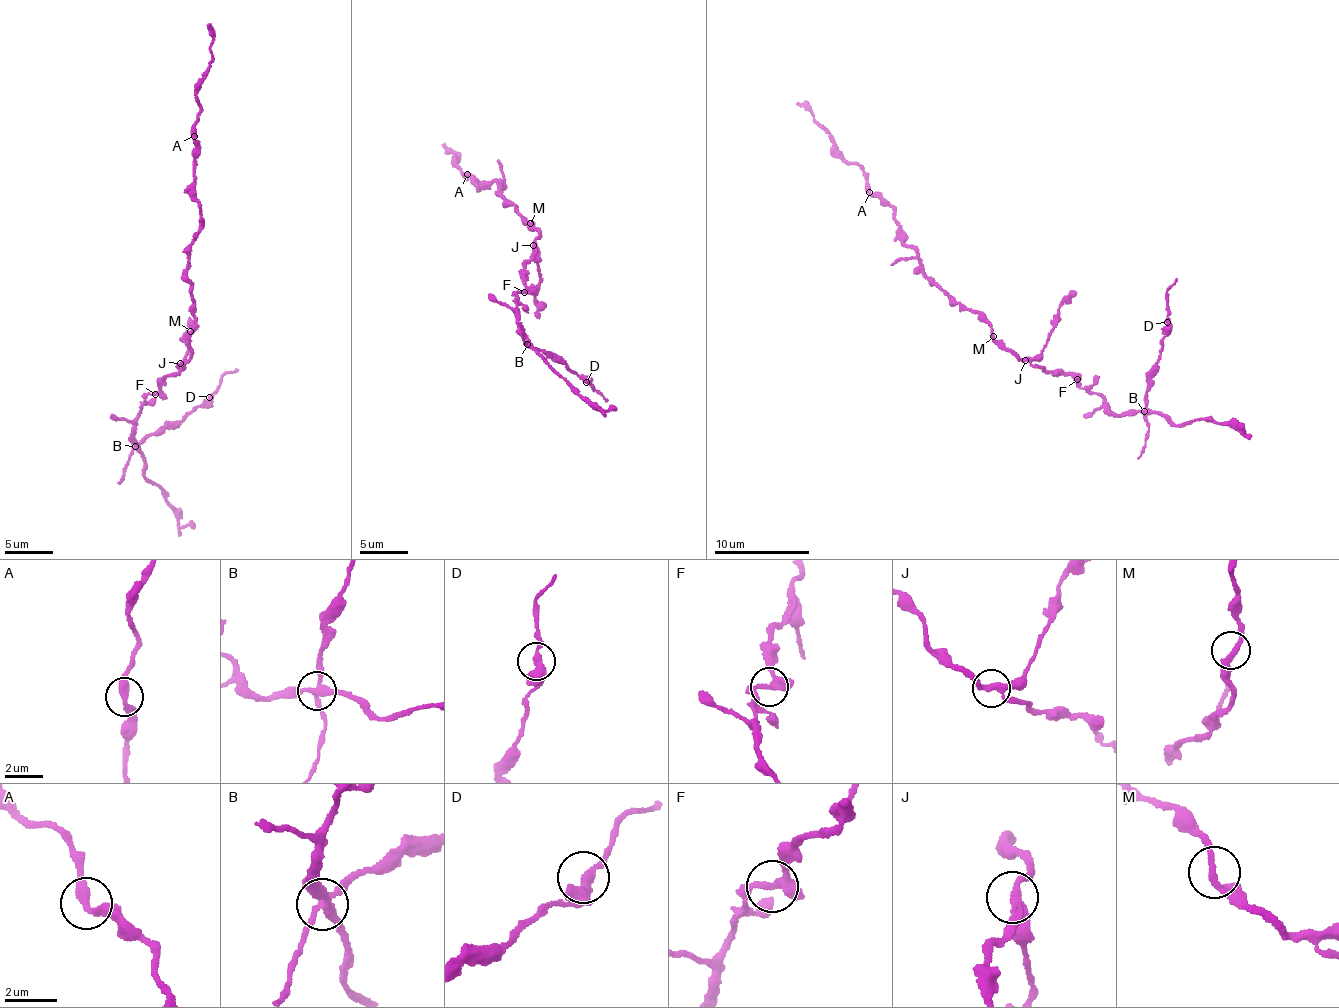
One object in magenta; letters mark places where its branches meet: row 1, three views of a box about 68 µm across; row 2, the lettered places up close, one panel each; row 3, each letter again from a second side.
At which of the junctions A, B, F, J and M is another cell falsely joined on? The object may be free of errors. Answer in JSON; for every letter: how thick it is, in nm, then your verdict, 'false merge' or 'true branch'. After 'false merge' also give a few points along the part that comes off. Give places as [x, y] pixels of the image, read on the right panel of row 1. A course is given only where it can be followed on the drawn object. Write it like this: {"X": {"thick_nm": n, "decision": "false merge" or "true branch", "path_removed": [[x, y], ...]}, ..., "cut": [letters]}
{"A": {"thick_nm": 320, "decision": "true branch"}, "B": {"thick_nm": 280, "decision": "false merge", "path_removed": [[1144, 411], [1167, 324], [1168, 291], [1176, 279]]}, "F": {"thick_nm": 300, "decision": "true branch"}, "J": {"thick_nm": 280, "decision": "true branch"}, "M": {"thick_nm": 260, "decision": "true branch"}, "cut": ["B"]}

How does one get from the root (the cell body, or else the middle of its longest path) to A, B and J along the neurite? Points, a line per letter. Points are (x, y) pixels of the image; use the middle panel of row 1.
A: (532, 221), (530, 225), (518, 208), (506, 203), (499, 184), (485, 182), (479, 190), (476, 178), (467, 174)
B: (532, 221), (539, 238), (534, 256), (525, 264), (525, 289), (517, 292), (515, 311), (519, 331), (527, 344)
J: (532, 221), (532, 227), (538, 231), (539, 238), (533, 245)

